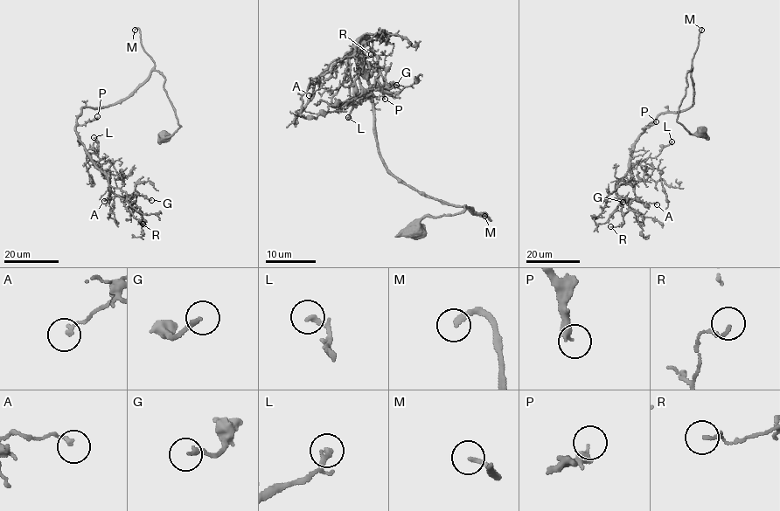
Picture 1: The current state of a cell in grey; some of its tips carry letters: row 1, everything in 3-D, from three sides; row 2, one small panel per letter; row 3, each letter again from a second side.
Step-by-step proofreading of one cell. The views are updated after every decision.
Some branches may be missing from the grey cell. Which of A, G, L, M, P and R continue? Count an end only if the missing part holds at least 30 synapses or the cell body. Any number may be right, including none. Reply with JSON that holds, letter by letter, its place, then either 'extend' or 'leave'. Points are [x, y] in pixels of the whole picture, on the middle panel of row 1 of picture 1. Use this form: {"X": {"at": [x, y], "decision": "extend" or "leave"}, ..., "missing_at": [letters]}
{"A": {"at": [309, 95], "decision": "leave"}, "G": {"at": [396, 85], "decision": "leave"}, "L": {"at": [348, 117], "decision": "leave"}, "M": {"at": [484, 216], "decision": "extend"}, "P": {"at": [385, 99], "decision": "leave"}, "R": {"at": [371, 54], "decision": "leave"}, "missing_at": ["M"]}

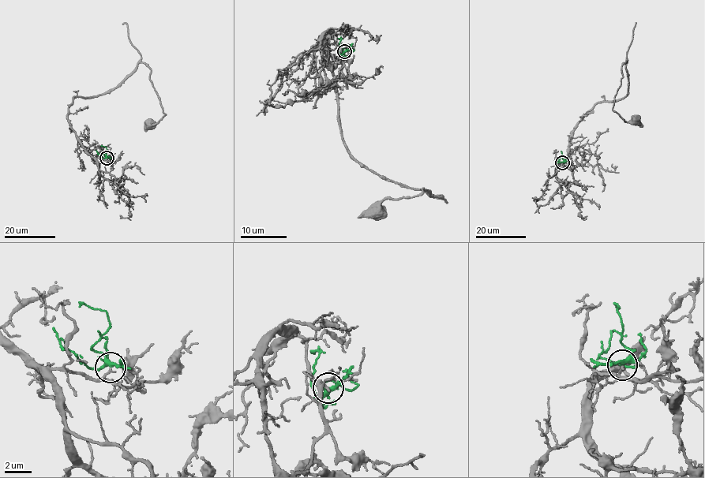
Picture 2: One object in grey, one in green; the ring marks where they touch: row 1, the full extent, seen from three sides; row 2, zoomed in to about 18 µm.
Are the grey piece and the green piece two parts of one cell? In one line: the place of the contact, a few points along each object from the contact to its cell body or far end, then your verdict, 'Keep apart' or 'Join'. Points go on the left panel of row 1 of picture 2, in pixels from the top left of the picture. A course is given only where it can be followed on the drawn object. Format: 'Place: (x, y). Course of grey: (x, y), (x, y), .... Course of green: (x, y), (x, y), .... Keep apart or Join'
Place: (106, 158). Course of grey: (106, 158), (91, 158), (69, 121), (75, 96), (106, 94), (144, 63), (165, 114), (148, 125). Course of green: (106, 158), (103, 154), (106, 147), (101, 145). Keep apart

